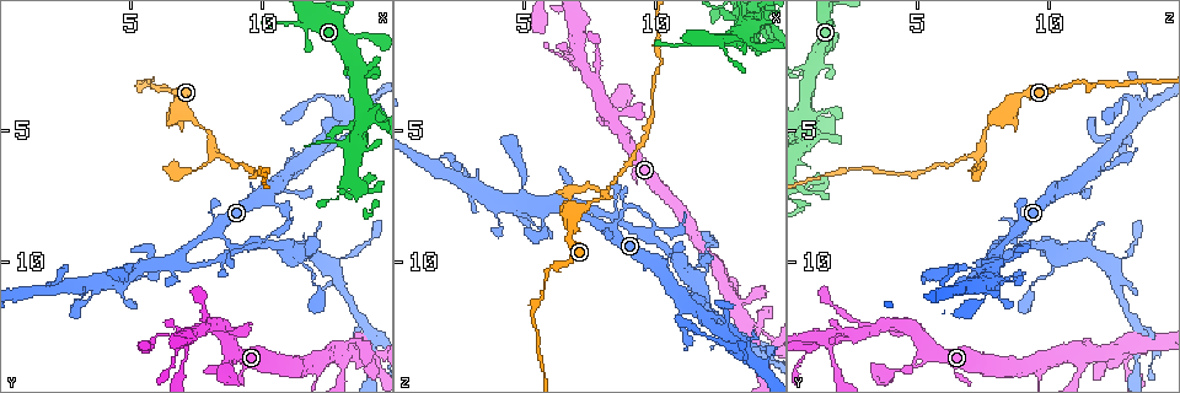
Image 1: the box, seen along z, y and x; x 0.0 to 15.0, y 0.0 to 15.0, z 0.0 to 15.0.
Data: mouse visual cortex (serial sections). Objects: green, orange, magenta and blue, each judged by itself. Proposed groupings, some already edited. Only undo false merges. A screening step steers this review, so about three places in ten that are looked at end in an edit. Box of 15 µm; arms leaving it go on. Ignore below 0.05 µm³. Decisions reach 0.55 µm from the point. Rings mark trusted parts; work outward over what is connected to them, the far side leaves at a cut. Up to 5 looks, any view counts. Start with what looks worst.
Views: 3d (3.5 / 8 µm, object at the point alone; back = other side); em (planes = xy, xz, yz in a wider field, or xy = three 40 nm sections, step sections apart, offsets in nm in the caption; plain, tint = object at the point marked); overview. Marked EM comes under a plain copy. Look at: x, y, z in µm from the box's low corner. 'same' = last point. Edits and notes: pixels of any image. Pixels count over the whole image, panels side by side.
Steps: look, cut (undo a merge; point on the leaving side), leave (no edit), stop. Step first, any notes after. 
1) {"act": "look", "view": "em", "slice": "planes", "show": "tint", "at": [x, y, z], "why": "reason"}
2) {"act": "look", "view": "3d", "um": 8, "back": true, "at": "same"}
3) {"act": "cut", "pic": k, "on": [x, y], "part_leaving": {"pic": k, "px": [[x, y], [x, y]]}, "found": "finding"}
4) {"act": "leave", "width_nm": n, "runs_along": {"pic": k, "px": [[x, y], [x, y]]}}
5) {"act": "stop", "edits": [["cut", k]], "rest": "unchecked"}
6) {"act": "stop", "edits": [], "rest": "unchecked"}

{"act": "look", "view": "3d", "um": 3.5, "at": [9.6, 9.3, 9.0], "why": "three-way junction"}

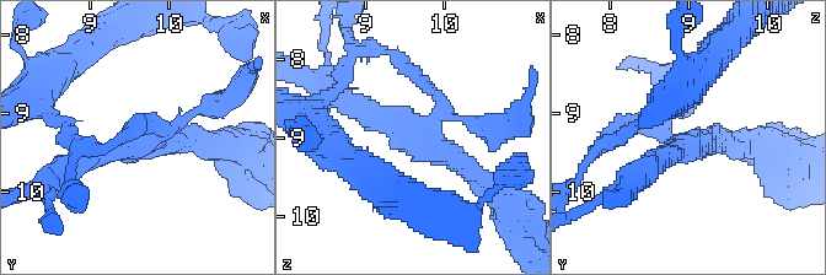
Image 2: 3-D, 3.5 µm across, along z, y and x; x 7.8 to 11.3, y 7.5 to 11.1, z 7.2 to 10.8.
{"act": "look", "view": "em", "slice": "xy", "step": 2, "show": "tint", "at": [9.60, 9.35, 8.95]}

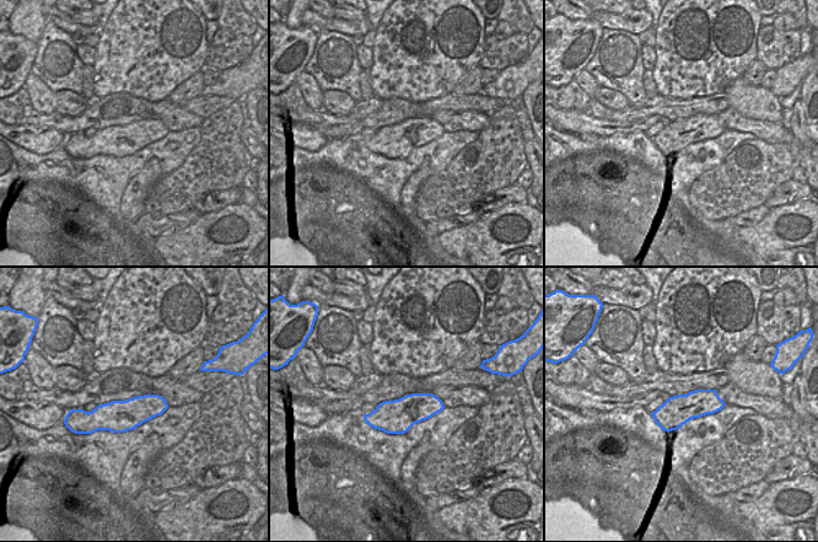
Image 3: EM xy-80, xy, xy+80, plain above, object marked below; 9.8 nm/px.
{"act": "cut", "pic": 2, "on": [600, 143], "part_leaving": {"pic": 2, "px": [[166, 136], [192, 113], [230, 98], [248, 68]]}, "found": "a second cell is stuck on"}

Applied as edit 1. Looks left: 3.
{"act": "look", "view": "3d", "um": 3.5, "at": [11.4, 9.8, 10.3], "why": "narrows sharply"}

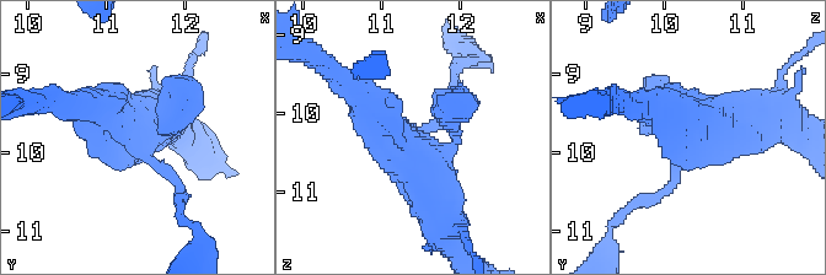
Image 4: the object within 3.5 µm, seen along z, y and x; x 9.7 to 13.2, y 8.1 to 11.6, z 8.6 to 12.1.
{"act": "look", "view": "em", "slice": "xy", "step": 1, "show": "tint", "at": [11.40, 9.90, 10.35], "arms": 4, "arm_widths_nm": [150, 150, 400, 600], "why": "now the EM"}

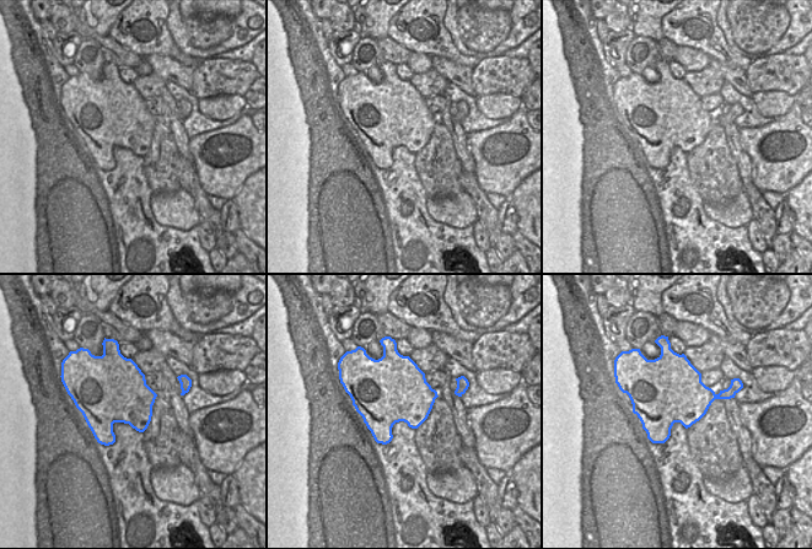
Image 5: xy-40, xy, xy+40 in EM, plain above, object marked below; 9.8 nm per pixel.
{"act": "leave", "runs_along": {"pic": 4, "px": [[355, 90], [424, 172], [439, 216]]}, "found": "all the same cell"}

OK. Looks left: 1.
{"act": "stop", "edits": [["cut", 2]], "rest": "unchecked"}

